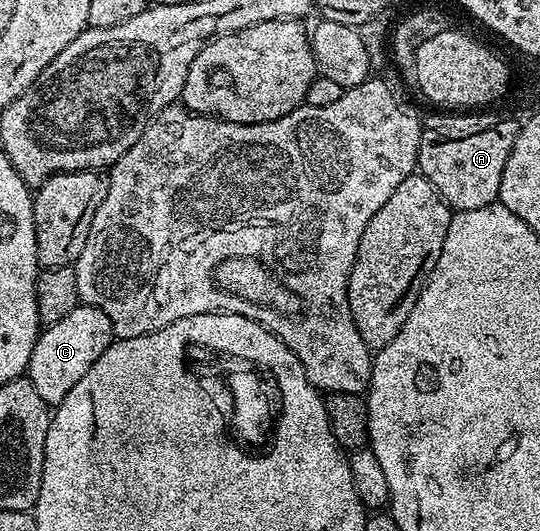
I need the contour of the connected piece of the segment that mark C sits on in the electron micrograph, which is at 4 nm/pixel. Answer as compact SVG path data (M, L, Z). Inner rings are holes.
M79 303L75 309L68 311L68 315L64 315L64 319L45 326L39 332L25 376L30 378L32 387L36 387L40 399L44 399L46 405L57 407L64 395L68 395L68 391L72 391L72 387L84 379L88 367L92 367L92 363L104 355L115 339L108 315L96 307Z

